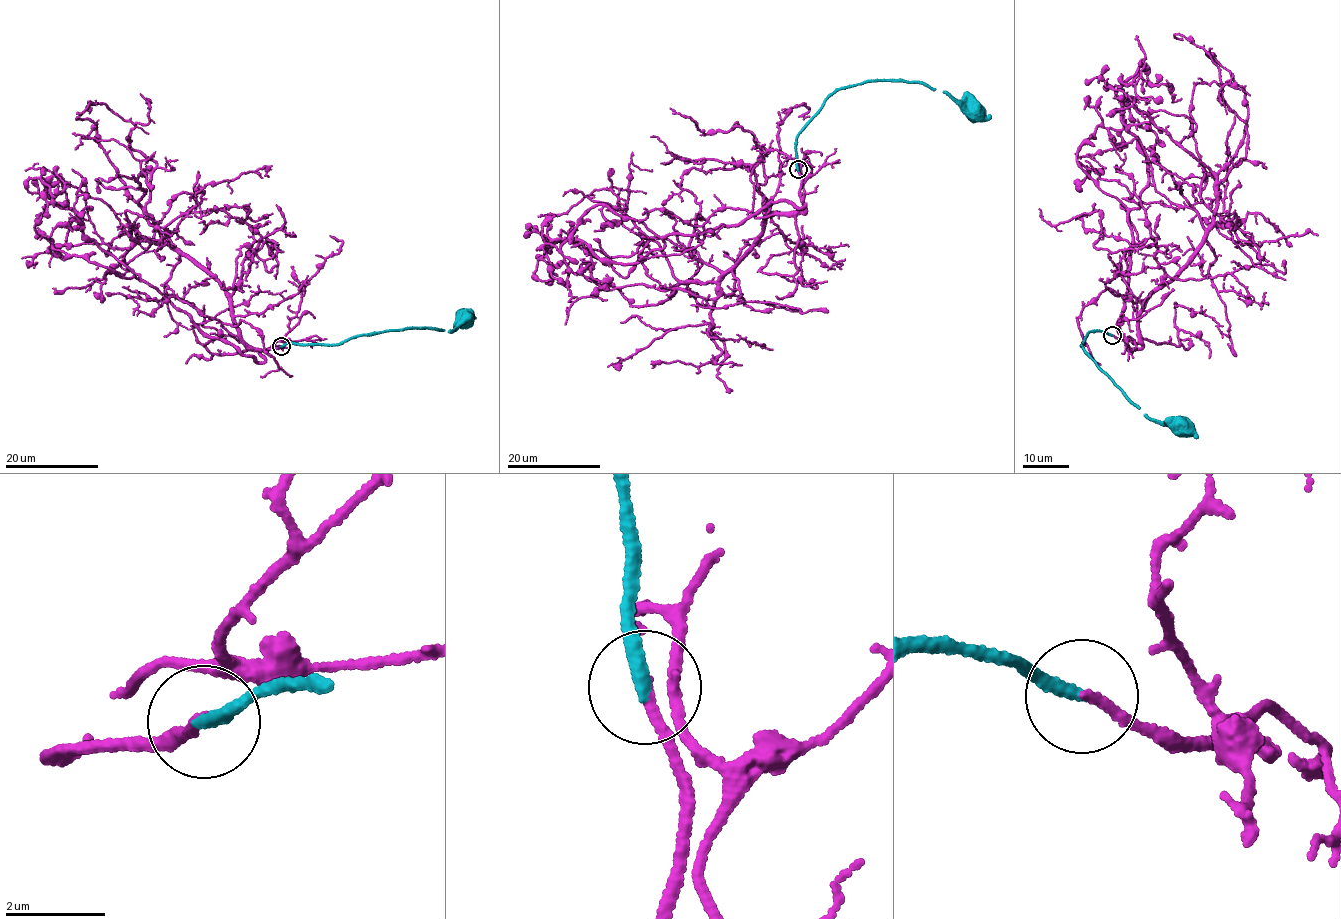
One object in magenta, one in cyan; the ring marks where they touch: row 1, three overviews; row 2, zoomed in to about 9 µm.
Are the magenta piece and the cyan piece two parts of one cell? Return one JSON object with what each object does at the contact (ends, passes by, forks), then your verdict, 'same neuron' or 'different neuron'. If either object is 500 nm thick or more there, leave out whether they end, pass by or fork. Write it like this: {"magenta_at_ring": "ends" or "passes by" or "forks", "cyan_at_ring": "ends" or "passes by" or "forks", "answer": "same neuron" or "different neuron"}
{"magenta_at_ring": "ends", "cyan_at_ring": "ends", "answer": "same neuron"}

